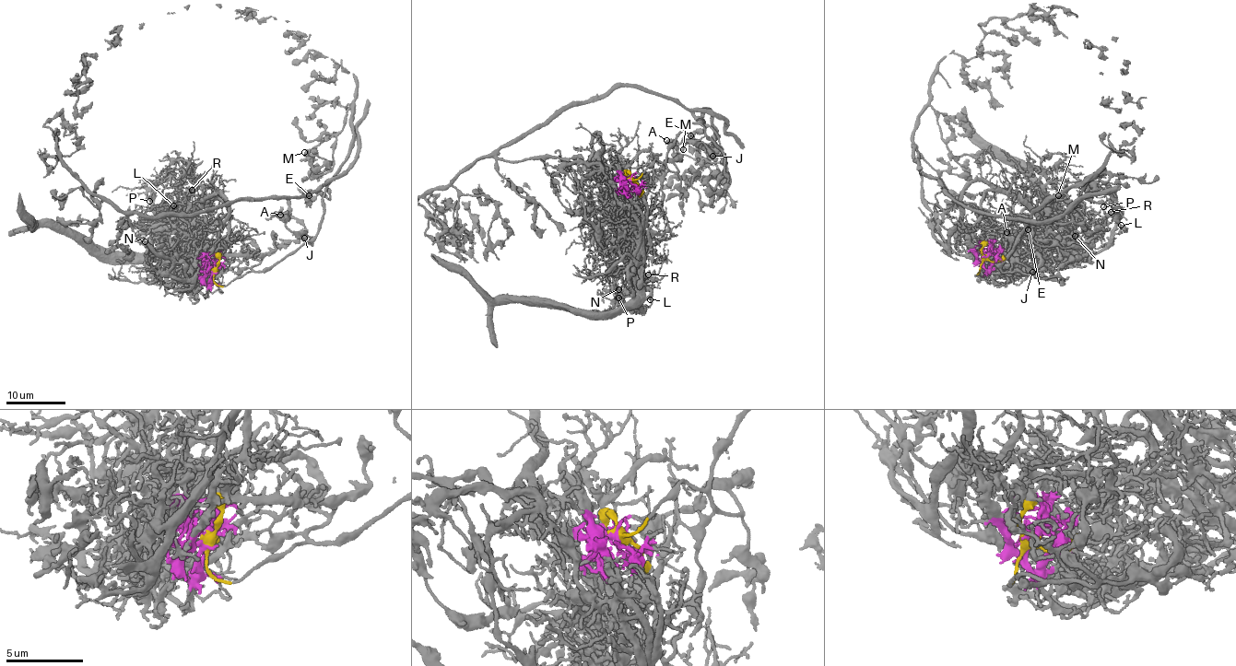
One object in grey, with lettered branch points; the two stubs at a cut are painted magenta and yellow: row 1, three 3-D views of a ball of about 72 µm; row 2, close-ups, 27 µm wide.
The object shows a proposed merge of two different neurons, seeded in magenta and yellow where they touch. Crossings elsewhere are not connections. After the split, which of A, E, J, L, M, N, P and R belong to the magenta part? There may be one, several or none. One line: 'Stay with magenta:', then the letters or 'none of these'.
Stay with magenta: L, N, P, R

